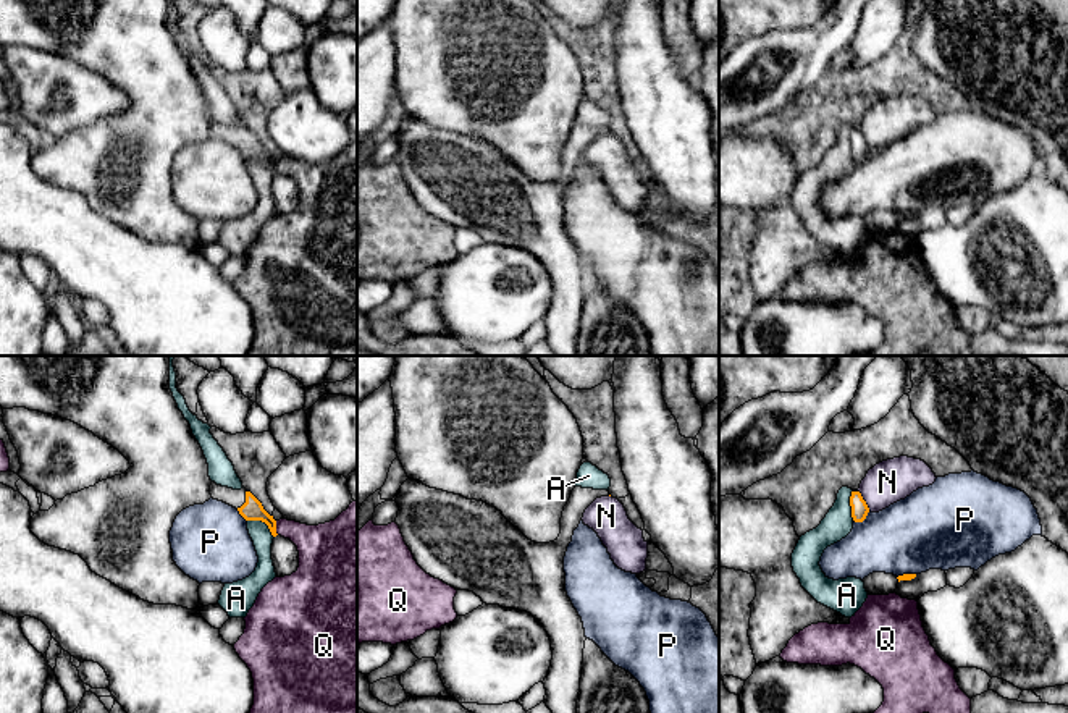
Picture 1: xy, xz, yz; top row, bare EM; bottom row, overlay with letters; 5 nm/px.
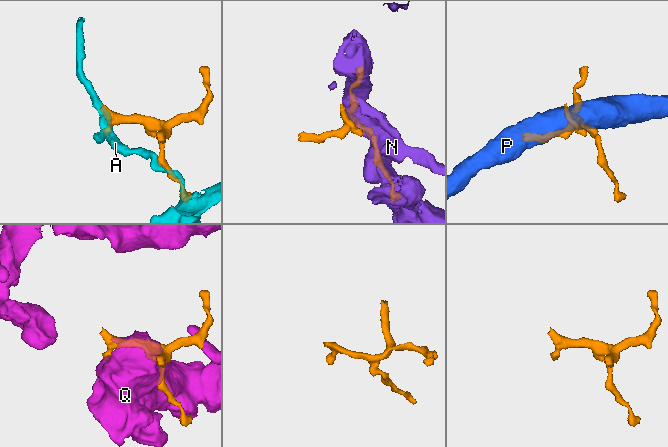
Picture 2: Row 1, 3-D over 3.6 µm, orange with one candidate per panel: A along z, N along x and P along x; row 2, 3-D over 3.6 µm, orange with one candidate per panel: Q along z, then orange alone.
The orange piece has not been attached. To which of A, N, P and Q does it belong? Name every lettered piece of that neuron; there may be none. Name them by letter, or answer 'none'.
none

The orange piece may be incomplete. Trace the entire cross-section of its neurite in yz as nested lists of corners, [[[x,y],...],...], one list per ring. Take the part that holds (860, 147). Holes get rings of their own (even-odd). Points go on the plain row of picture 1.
[[[851,129],[850,134],[851,155],[855,160],[863,160],[869,150],[866,139],[863,137],[860,129]]]

